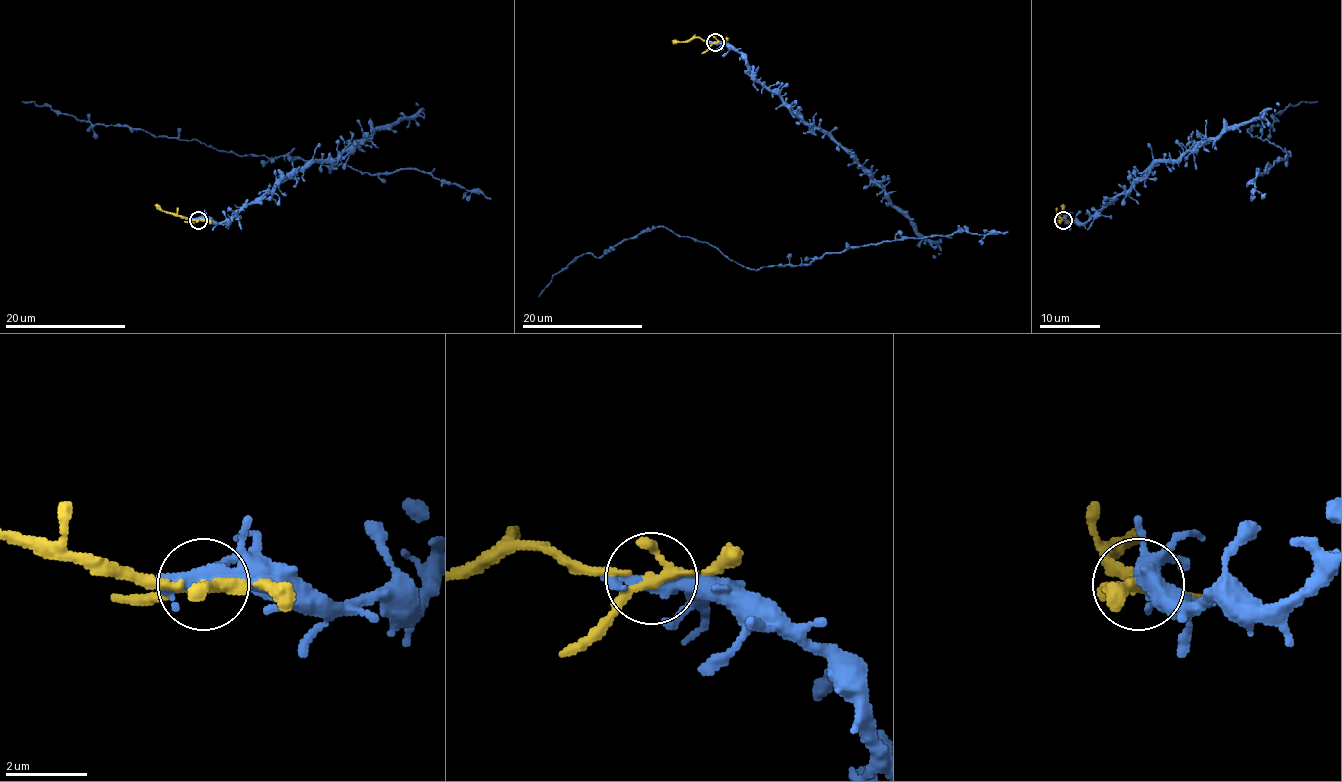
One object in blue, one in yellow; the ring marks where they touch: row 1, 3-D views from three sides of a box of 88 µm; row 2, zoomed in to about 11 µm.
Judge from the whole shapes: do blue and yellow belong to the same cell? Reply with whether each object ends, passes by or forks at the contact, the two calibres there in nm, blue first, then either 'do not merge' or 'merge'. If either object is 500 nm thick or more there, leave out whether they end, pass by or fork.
blue passes by; yellow forks; calibres 360 and 200 nm; merge

